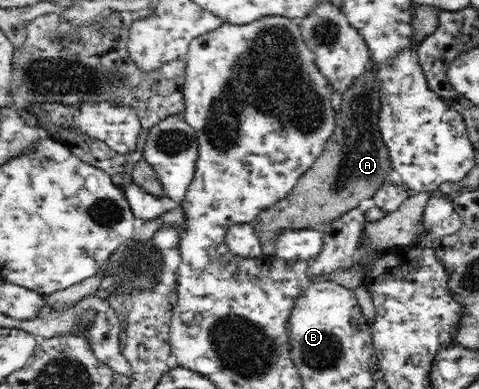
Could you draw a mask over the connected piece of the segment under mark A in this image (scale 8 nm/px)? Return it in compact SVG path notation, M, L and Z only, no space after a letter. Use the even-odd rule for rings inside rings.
M369 63L365 73L342 93L342 104L335 115L336 126L323 153L300 177L289 195L260 211L250 222L263 245L262 257L275 256L275 237L282 229L314 228L319 223L329 223L351 208L369 204L381 183L394 177L388 147L380 135L381 94L381 78L375 64Z

